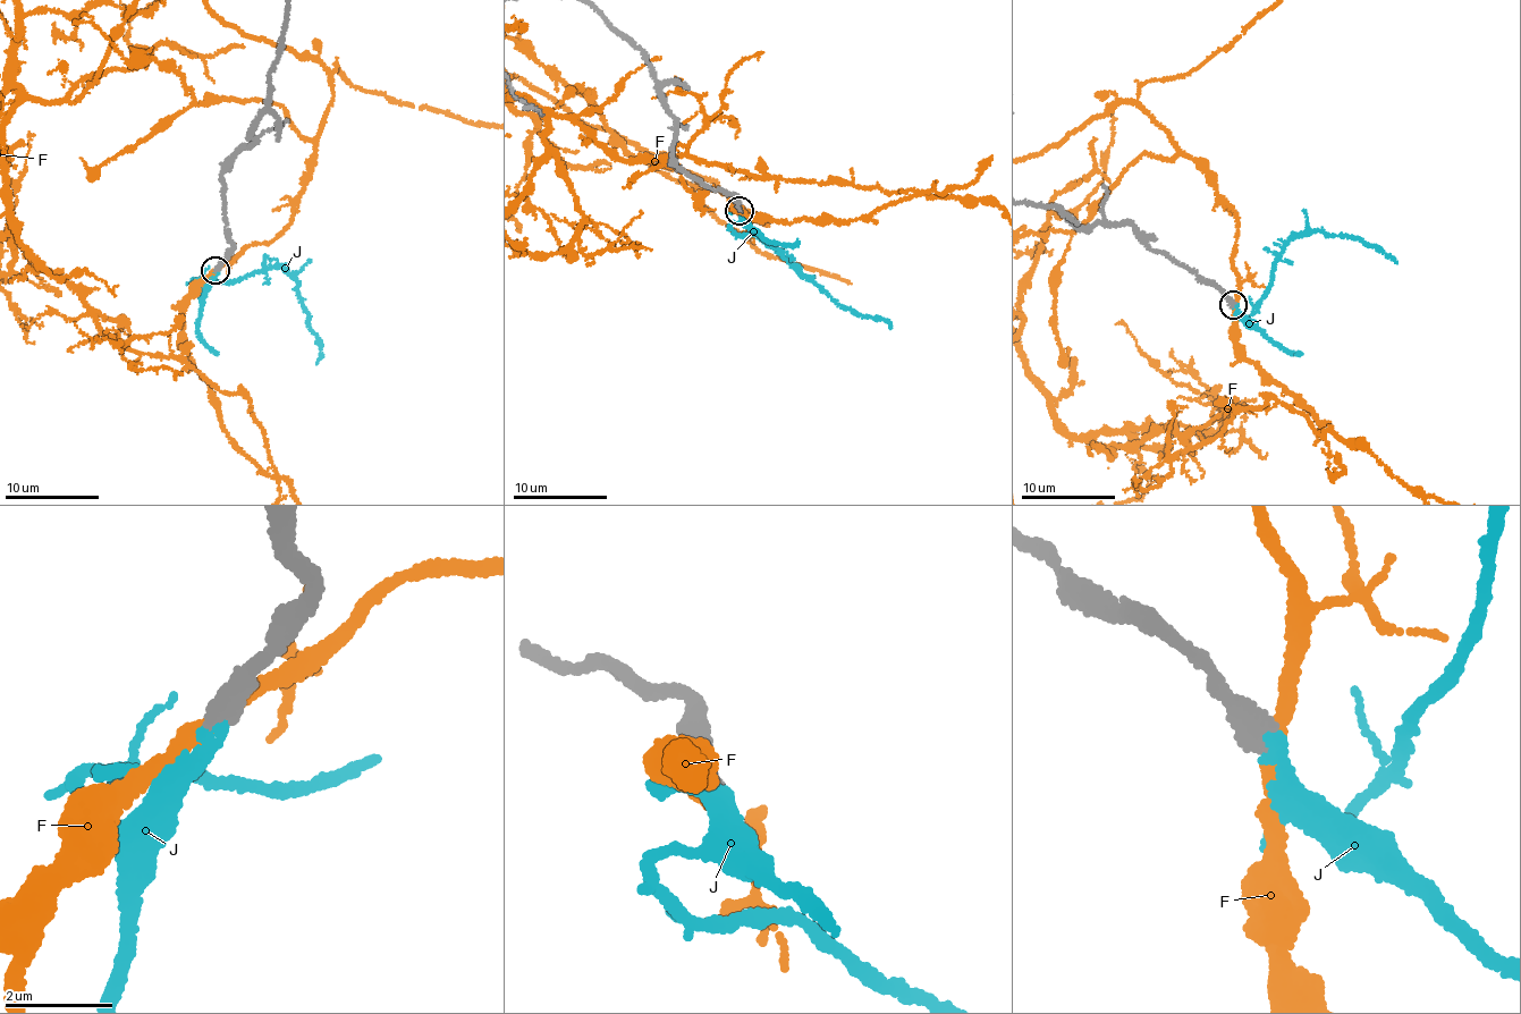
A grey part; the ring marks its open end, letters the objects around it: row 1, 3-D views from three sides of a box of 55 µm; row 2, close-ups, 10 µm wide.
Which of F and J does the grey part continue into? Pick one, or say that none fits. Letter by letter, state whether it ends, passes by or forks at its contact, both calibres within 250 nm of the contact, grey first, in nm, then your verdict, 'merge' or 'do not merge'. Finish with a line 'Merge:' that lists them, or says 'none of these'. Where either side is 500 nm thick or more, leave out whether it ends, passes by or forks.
F: it passes by; 320 nm thick on the grey side, 280 nm on the other; do not merge
J: it ends there; 320 nm thick on the grey side, 240 nm on the other; merge
Merge: J

